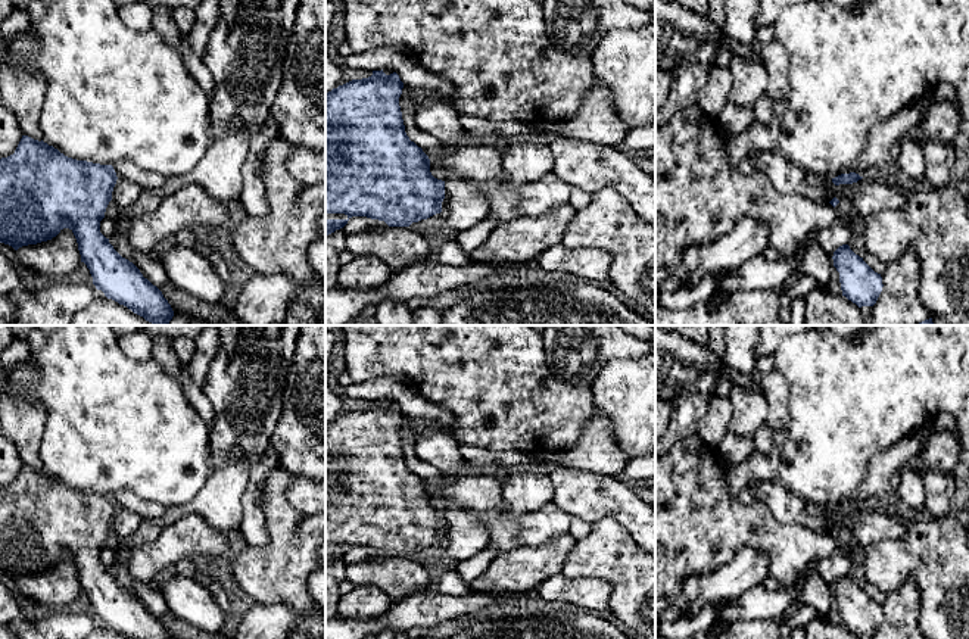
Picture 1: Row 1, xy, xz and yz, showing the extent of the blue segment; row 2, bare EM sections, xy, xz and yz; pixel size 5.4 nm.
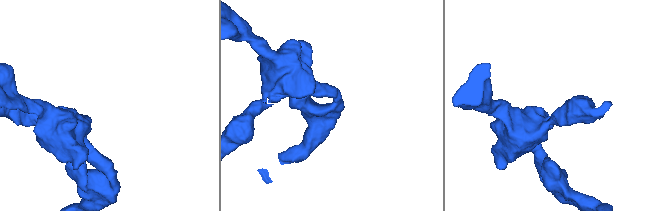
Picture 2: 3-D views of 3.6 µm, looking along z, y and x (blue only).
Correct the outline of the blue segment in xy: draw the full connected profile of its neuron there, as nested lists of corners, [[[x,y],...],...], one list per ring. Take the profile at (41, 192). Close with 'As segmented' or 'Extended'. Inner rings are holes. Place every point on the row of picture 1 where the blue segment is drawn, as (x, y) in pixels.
[[[22,135],[15,153],[0,159],[0,243],[18,250],[52,240],[63,228],[69,228],[77,239],[81,262],[90,269],[97,290],[153,325],[168,325],[174,311],[162,292],[100,233],[100,221],[112,200],[116,180],[112,165],[77,160],[43,140]]]. As segmented

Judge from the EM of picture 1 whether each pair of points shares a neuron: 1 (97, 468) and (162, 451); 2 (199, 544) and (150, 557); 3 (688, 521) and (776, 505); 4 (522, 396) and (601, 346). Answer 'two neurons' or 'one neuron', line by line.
1: one neuron
2: one neuron
3: two neurons
4: two neurons

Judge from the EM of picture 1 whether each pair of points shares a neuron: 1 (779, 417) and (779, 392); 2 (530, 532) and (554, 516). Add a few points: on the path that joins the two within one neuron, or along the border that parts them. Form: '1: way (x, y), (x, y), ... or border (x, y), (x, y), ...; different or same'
1: way (779, 411), (779, 398); same
2: way (536, 527), (548, 521); same

